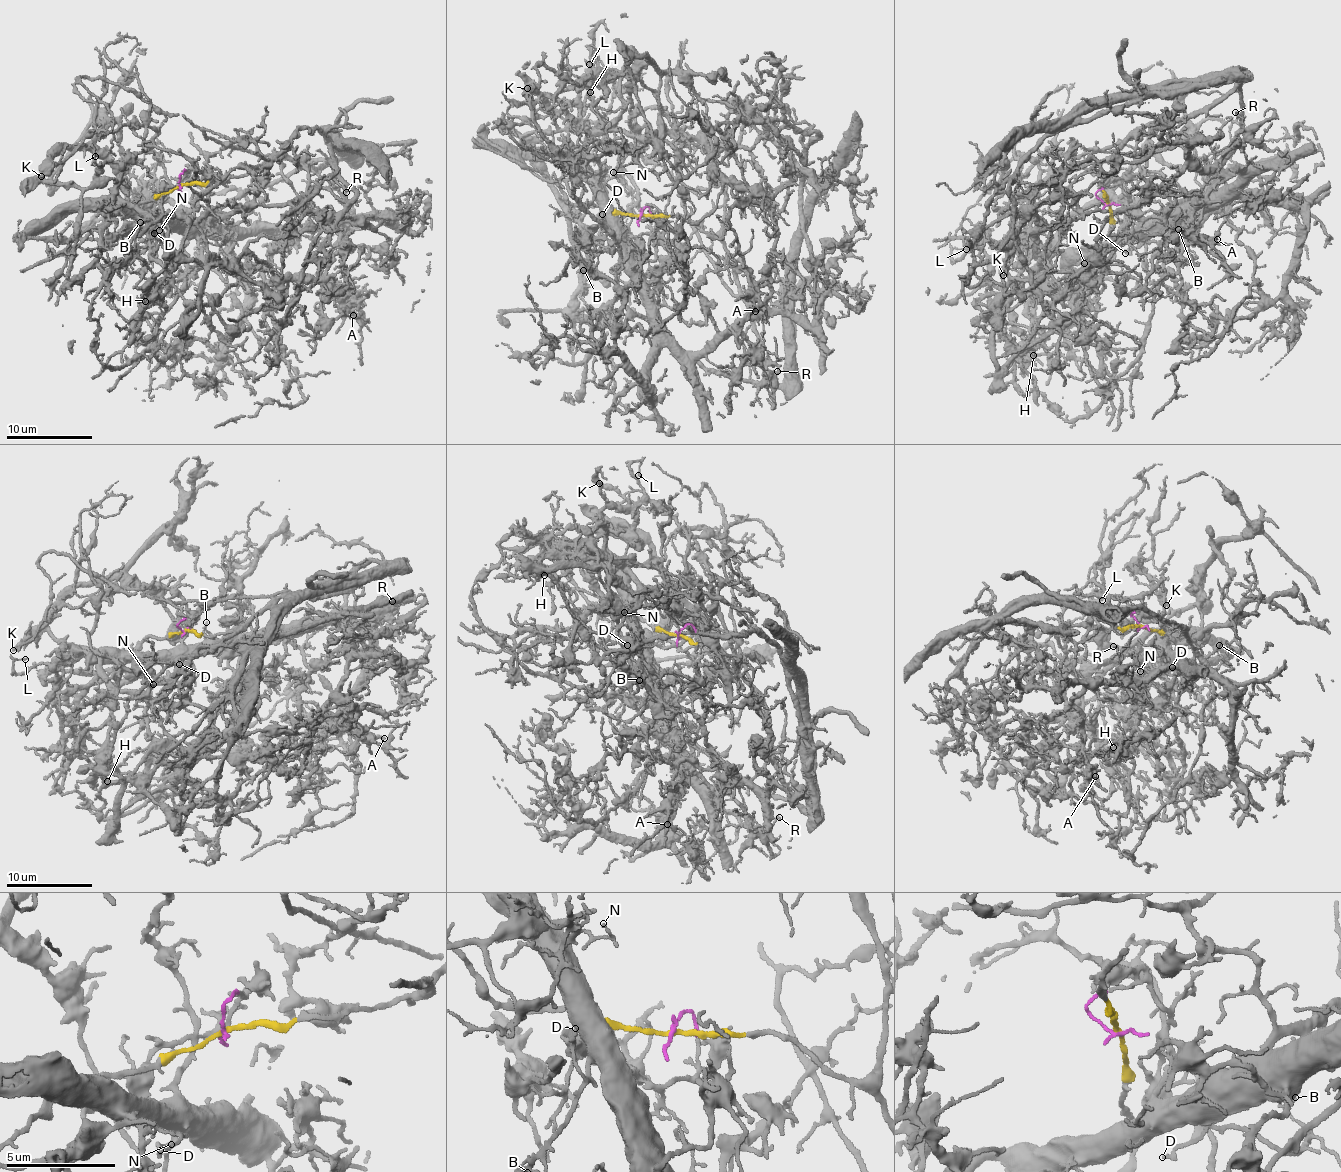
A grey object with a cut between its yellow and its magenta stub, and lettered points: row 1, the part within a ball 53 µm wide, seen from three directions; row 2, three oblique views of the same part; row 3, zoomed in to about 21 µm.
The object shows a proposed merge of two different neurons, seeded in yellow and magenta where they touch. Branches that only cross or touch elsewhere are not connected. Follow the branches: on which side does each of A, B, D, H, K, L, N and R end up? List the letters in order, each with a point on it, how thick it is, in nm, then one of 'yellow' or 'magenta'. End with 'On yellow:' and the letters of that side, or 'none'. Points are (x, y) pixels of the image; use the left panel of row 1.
A: place (353, 315); calibre 170 nm; magenta
B: place (140, 222); calibre 130 nm; magenta
D: place (154, 233); calibre 160 nm; magenta
H: place (145, 301); calibre 140 nm; magenta
K: place (41, 176); calibre 280 nm; magenta
L: place (95, 156); calibre 140 nm; magenta
N: place (159, 230); calibre 130 nm; magenta
R: place (346, 192); calibre 140 nm; magenta
On yellow: none

